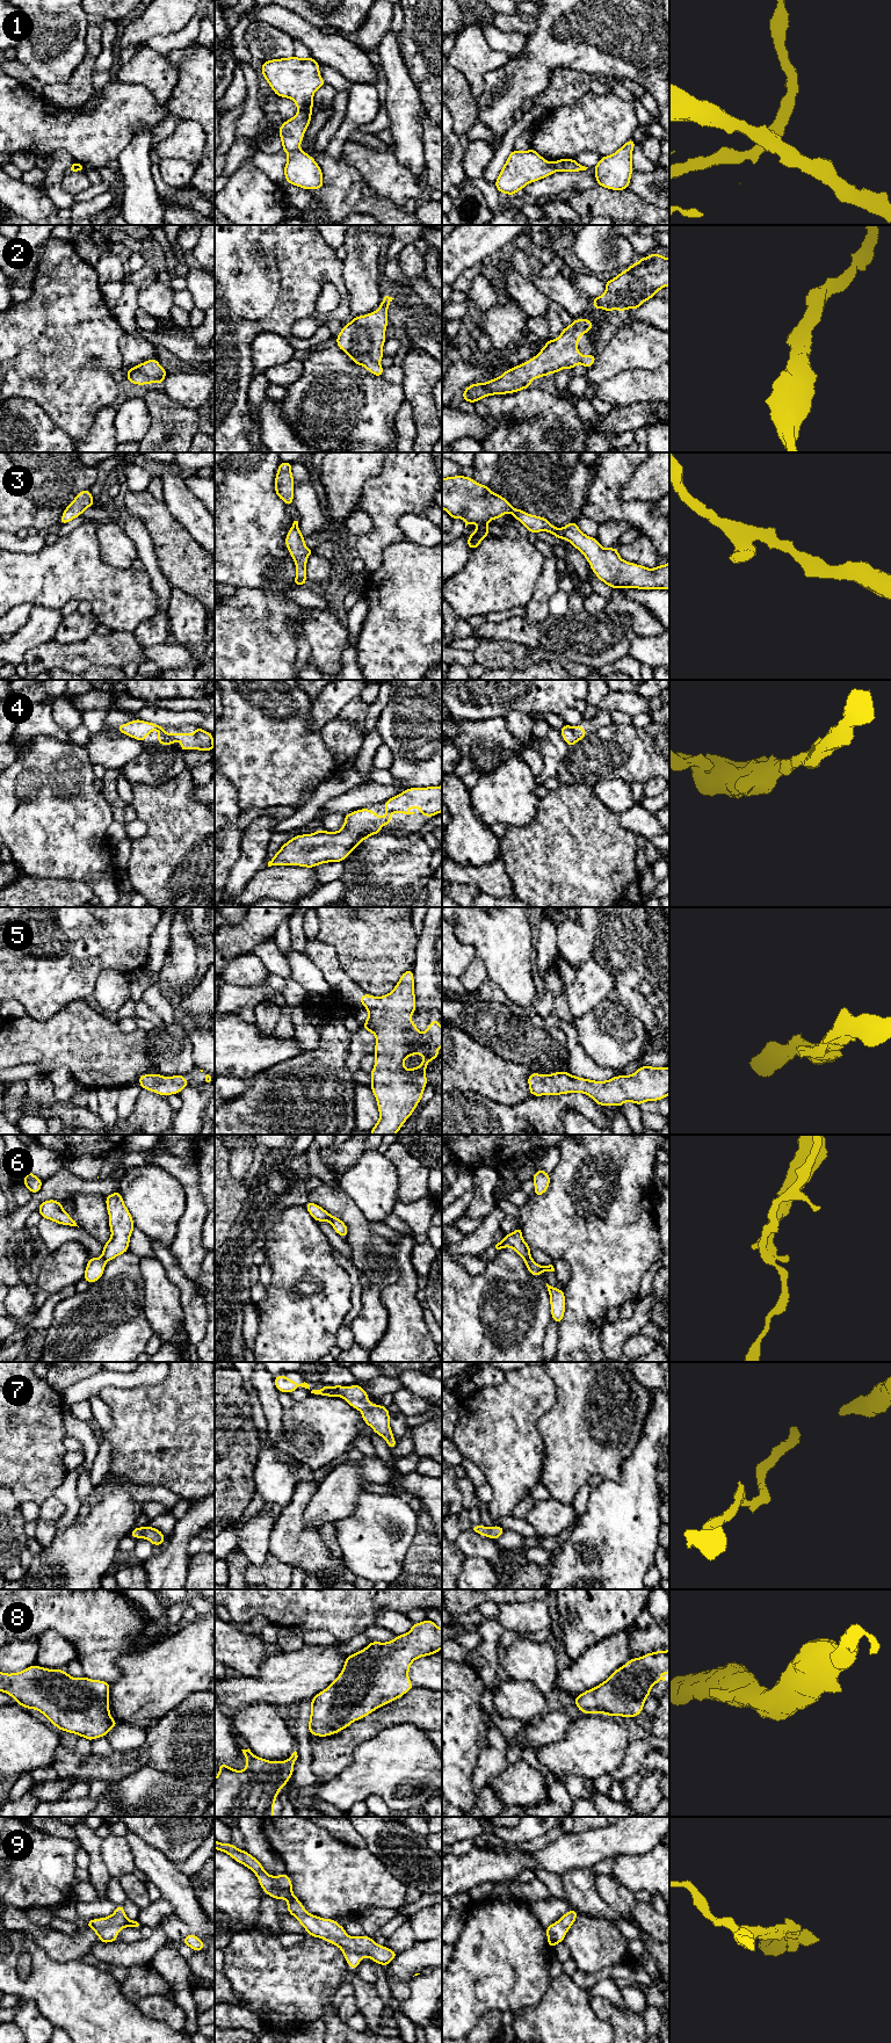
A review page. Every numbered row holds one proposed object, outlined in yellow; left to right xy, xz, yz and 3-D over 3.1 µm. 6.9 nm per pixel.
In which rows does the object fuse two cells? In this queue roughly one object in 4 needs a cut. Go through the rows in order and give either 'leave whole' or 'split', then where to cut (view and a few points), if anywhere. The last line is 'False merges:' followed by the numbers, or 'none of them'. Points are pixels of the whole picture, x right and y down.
1: split; cut in xz along (298, 110), (310, 113)
2: leave whole; no cut
3: leave whole; no cut
4: leave whole; no cut
5: leave whole; no cut
6: split; cut in yz along (523, 1258), (531, 1260)
7: leave whole; no cut
8: leave whole; no cut
9: leave whole; no cut
False merges: 1, 6

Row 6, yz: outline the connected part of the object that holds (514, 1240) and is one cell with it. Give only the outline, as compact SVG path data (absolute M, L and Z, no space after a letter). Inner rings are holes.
M519 1226L514 1232L504 1237L504 1239L492 1245L492 1247L499 1252L504 1247L513 1248L522 1259L533 1260L530 1255L530 1245L527 1244L522 1238L522 1229Z

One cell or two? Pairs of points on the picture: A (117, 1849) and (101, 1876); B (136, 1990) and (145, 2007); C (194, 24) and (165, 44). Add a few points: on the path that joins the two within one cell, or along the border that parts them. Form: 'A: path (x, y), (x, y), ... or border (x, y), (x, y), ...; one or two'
A: border (101, 1840), (101, 1859), (111, 1876); two
B: border (167, 1997), (147, 1996), (139, 1998), (135, 2002); two
C: path (188, 31), (180, 40), (172, 42); one

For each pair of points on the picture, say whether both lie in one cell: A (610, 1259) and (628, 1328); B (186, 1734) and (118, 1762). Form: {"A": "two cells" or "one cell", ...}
{"A": "two cells", "B": "one cell"}

